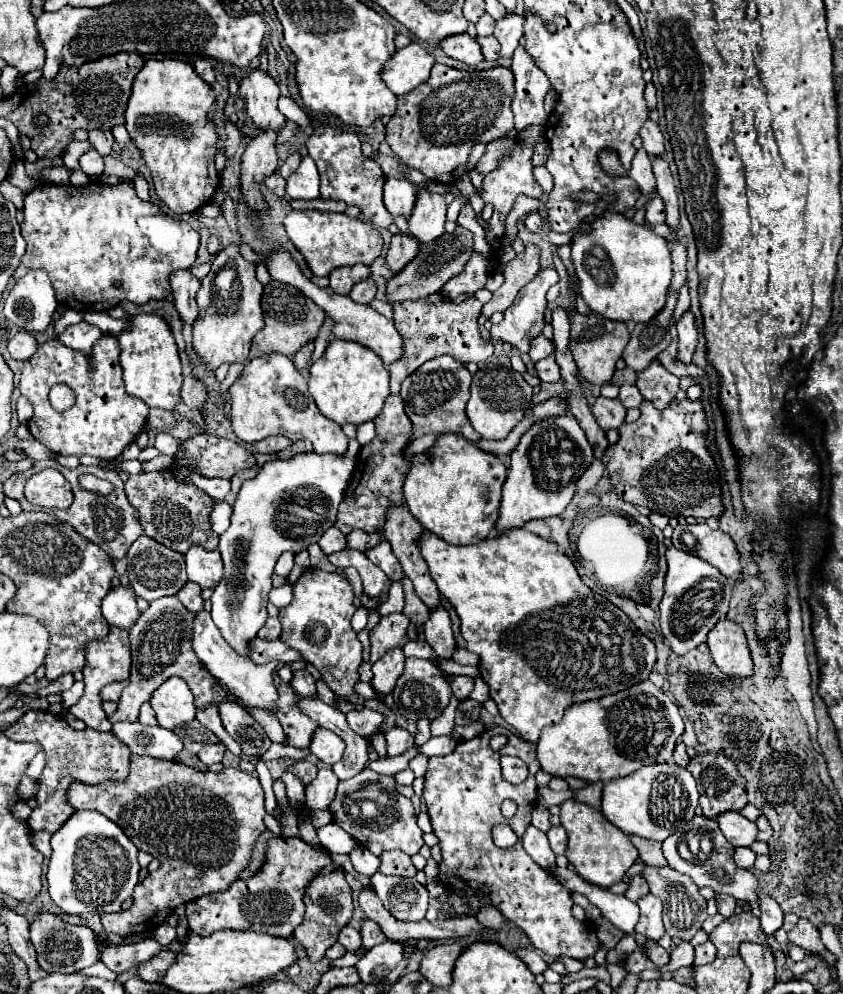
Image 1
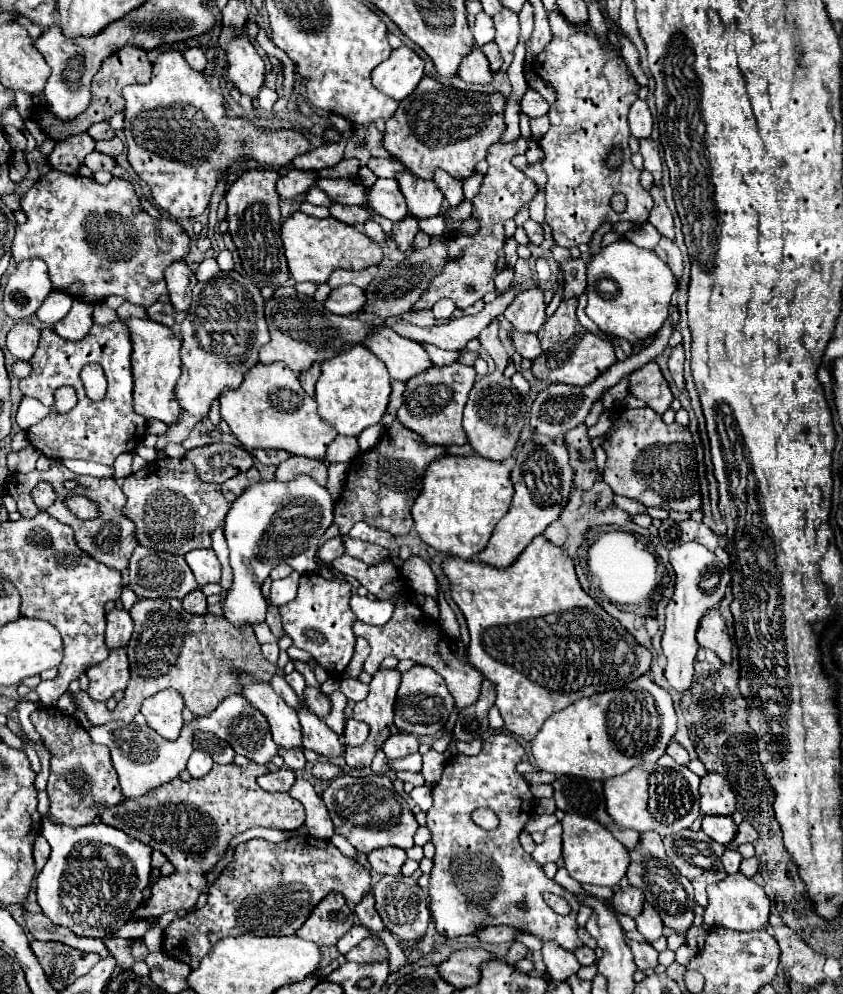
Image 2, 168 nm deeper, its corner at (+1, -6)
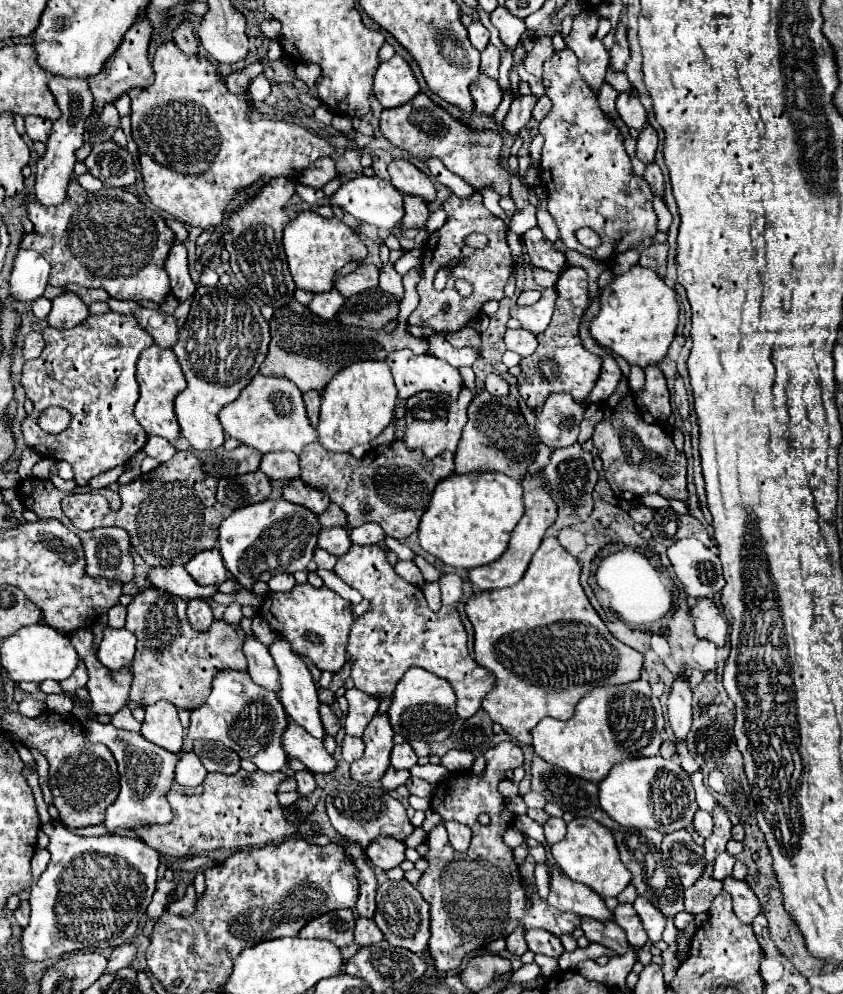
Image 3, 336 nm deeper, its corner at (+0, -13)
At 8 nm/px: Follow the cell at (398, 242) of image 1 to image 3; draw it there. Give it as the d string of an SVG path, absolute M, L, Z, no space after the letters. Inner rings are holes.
M405 196L405 216L403 216L403 220L401 220L403 228L405 228L405 230L425 228L427 218L429 218L427 204L425 204L421 198Z

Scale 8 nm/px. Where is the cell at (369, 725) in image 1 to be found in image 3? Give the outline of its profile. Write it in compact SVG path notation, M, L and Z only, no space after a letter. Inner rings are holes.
M345 736L343 744L341 744L343 758L345 758L349 764L355 762L355 760L363 754L363 748L365 748L363 740L361 740L361 738L355 738L355 736Z

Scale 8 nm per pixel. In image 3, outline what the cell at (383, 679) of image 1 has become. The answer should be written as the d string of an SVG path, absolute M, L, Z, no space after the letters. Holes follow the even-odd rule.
M375 714L363 732L365 754L351 764L351 778L361 784L379 782L385 768L389 766L389 754L393 748L393 728L389 724L389 714Z

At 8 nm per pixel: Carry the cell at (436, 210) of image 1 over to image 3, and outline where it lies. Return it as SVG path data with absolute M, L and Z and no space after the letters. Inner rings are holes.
M393 160L389 164L389 176L391 176L391 184L401 194L419 196L427 204L431 204L437 198L437 190L433 182L427 178L427 174L423 174L419 168L415 168L407 160Z

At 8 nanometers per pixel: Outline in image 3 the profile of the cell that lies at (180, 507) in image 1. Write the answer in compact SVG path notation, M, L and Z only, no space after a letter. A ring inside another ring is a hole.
M177 452L169 462L159 464L155 470L141 474L135 478L131 484L125 484L119 488L119 496L123 500L121 508L113 512L107 504L105 498L99 492L89 492L89 494L69 494L63 498L61 508L65 516L73 522L75 528L79 530L95 530L101 526L119 526L129 532L133 548L139 552L139 556L149 564L149 566L171 566L171 564L187 564L195 554L209 550L217 544L217 532L219 532L219 522L229 516L229 508L221 506L215 500L215 490L217 490L217 478L207 476L201 470L201 460L197 460L191 452Z

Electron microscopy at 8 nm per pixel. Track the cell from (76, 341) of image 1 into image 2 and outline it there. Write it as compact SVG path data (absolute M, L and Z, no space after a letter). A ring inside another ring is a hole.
M74 299L72 309L68 311L68 315L64 319L60 319L54 325L54 331L70 341L78 341L80 337L88 335L88 329L92 327L92 305L80 299Z

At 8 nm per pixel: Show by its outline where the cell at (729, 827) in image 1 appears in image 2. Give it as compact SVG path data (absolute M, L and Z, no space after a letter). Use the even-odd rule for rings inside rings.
M706 815L702 817L702 831L712 837L718 843L730 843L736 835L736 823L732 817L718 817L718 815Z

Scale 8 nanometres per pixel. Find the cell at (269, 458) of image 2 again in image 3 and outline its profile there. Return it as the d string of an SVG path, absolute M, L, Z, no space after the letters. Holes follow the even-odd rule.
M269 452L261 458L261 470L271 480L291 480L301 474L299 470L299 456L293 452Z

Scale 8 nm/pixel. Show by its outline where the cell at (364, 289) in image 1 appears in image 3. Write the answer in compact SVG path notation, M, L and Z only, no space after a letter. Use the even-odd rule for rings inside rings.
M333 288L329 292L315 294L315 298L309 304L309 310L321 318L333 320L337 316L337 312L341 310L341 304L345 304L345 296L341 296L341 292L337 292Z

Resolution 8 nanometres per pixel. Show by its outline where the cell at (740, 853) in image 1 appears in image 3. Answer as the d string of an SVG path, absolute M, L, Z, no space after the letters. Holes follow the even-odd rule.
M723 852L715 858L715 870L713 870L713 878L715 880L725 880L727 876L731 876L735 866L735 856L731 856L729 852Z

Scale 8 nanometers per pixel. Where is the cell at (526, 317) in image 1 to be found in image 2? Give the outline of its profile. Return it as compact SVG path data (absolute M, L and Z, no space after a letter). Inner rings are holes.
M528 289L514 297L514 301L504 311L504 317L522 333L538 333L546 321L546 303L542 291Z

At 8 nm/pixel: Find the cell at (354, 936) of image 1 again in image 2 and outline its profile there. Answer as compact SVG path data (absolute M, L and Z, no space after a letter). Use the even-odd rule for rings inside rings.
M364 939L352 951L348 951L344 957L354 963L372 963L372 961L376 963L380 959L388 959L388 949L384 947L382 941L374 943L372 939Z

